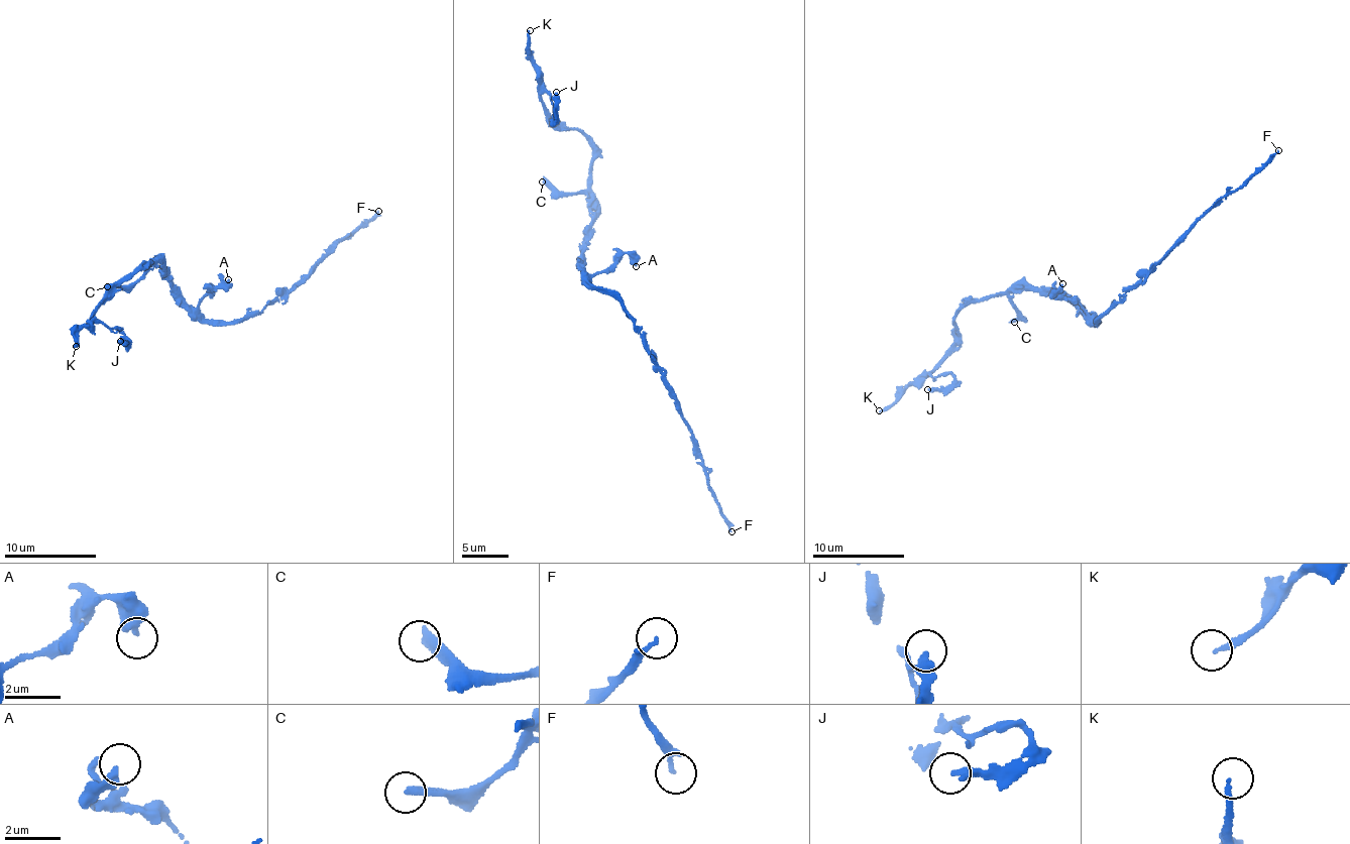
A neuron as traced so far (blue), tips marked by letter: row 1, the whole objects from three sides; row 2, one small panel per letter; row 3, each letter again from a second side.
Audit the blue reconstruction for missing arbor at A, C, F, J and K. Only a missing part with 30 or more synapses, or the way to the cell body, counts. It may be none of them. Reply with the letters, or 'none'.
C, K

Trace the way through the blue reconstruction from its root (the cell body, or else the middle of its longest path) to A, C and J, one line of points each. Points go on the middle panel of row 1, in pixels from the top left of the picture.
A: (587, 277), (606, 270), (625, 253), (636, 266)
C: (587, 277), (581, 255), (586, 245), (587, 225), (591, 219), (587, 198), (581, 193), (556, 193), (542, 182)
J: (587, 277), (581, 255), (591, 219), (592, 146), (545, 112), (540, 96), (547, 92), (558, 118), (556, 92)

